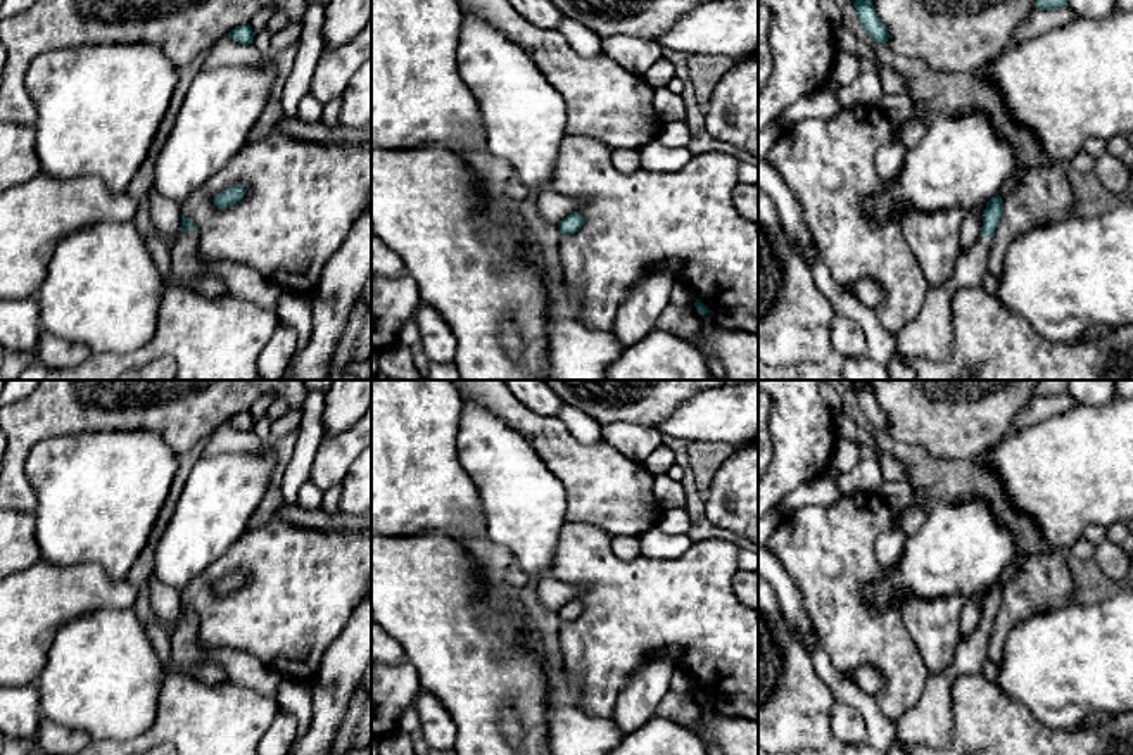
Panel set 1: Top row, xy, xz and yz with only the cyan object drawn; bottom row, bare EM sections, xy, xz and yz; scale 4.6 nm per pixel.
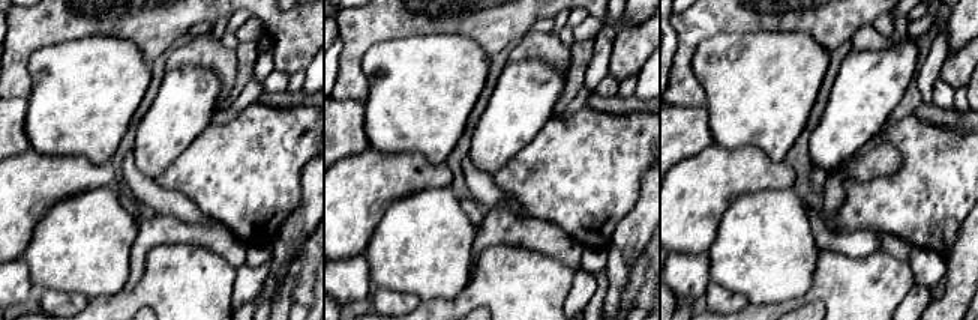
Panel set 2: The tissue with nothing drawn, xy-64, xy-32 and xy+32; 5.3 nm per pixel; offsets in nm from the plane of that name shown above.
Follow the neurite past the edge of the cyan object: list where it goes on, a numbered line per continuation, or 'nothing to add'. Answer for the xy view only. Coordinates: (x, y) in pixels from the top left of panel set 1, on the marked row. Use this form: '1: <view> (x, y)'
1: xy (244, 282)

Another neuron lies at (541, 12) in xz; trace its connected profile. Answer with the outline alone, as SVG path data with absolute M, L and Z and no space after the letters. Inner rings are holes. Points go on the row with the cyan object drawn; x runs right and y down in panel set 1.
M508 0L529 22L541 29L556 29L563 19L549 0Z

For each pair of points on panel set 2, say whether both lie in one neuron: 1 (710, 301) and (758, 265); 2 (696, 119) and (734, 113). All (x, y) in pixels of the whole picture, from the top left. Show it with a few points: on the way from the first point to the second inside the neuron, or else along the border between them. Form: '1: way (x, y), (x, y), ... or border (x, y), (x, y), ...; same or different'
1: border (711, 280), (740, 293), (749, 302); different
2: border (705, 105), (710, 135), (714, 143); different

